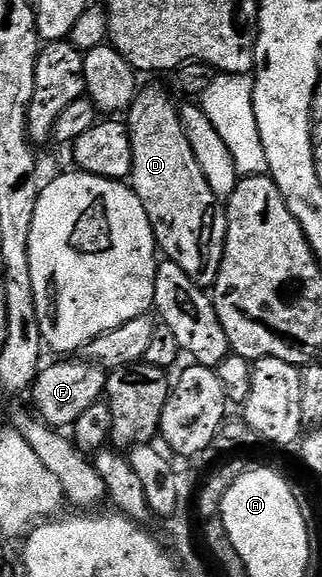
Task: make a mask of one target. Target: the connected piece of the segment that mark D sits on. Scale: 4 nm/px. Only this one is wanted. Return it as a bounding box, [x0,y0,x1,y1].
[126,86,227,288]

